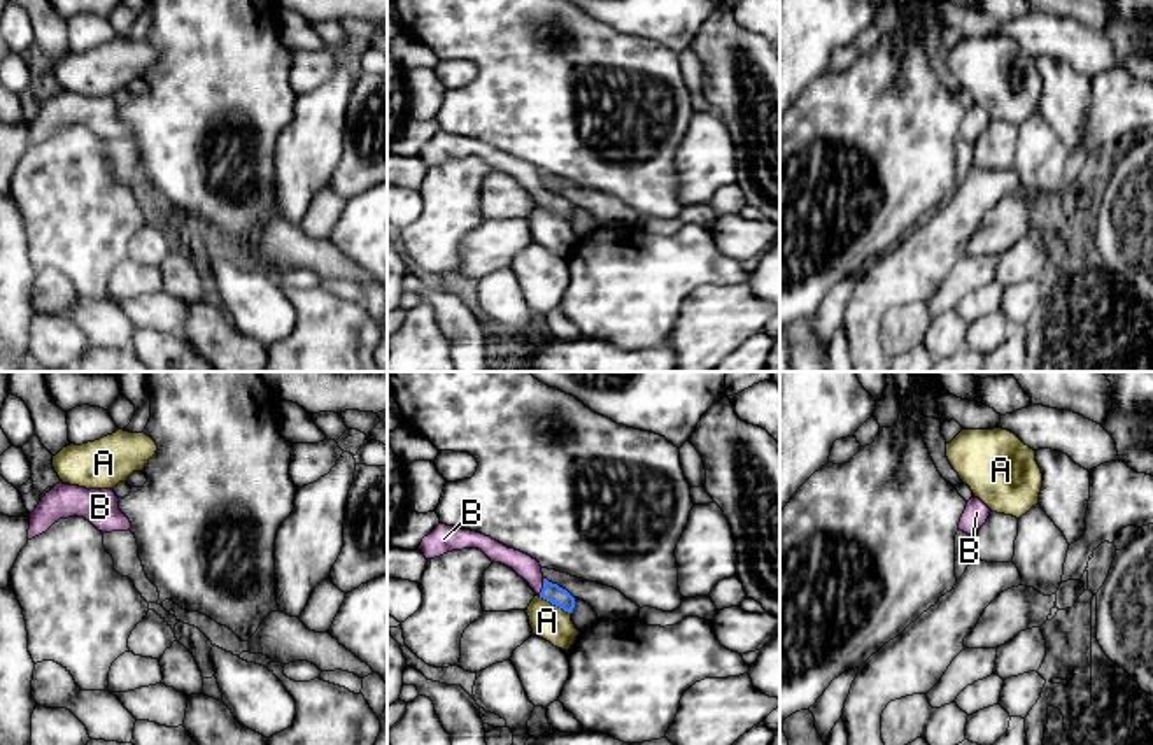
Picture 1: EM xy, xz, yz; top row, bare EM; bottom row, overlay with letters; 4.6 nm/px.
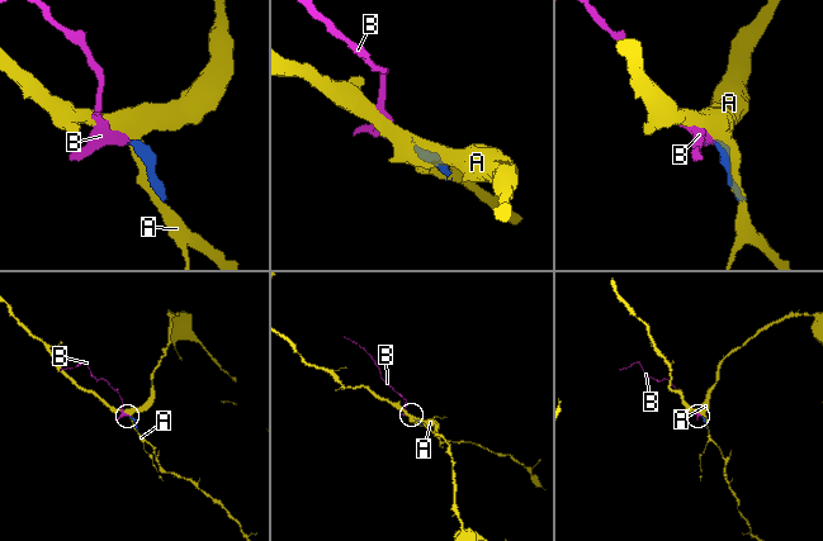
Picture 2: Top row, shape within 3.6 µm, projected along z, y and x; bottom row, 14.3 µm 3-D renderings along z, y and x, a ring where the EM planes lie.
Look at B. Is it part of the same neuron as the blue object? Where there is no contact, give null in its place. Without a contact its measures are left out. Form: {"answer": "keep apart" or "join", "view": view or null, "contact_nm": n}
{"answer": "join", "view": "xz", "contact_nm": 80}

